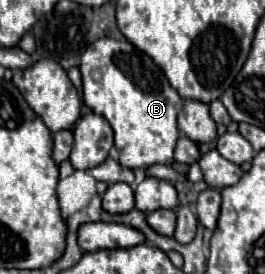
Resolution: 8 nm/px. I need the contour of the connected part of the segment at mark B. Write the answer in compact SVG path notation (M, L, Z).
M99 38L81 58L83 100L97 114L105 116L115 132L119 164L131 170L147 170L153 164L171 164L179 138L177 114L183 98L169 84L163 70L127 40Z

